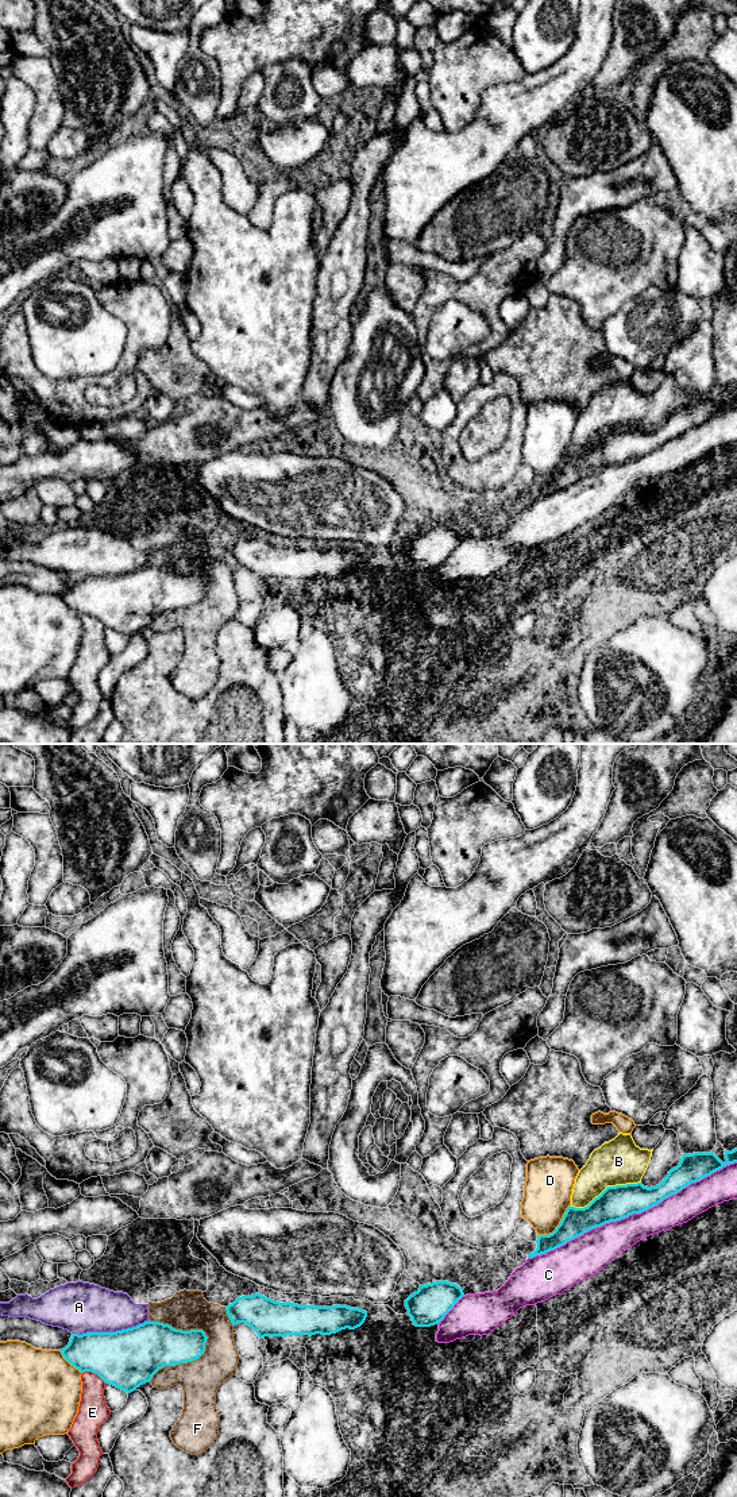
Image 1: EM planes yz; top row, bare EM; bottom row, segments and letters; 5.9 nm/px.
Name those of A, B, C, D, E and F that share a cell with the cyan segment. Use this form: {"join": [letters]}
{"join": ["B"]}

